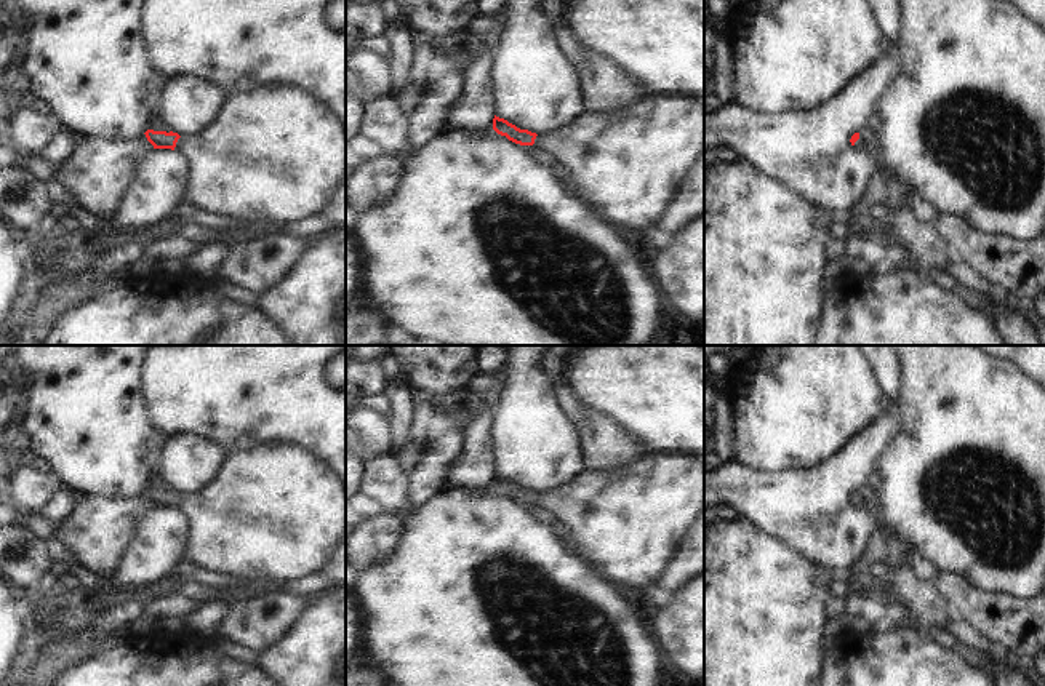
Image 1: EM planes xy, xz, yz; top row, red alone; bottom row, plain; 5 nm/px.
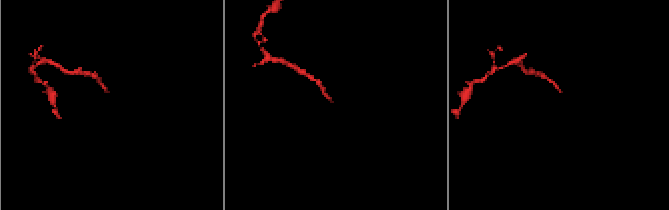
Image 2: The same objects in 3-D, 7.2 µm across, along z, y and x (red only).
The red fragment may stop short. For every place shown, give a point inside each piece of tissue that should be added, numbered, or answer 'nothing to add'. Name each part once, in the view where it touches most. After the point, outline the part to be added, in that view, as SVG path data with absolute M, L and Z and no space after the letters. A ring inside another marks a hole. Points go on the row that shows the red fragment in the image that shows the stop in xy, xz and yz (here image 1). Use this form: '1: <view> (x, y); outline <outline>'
1: xy (277, 154); outline M290 86L253 88L224 98L218 117L195 136L179 138L174 150L189 162L186 198L197 209L288 225L318 214L328 205L346 174L346 130L314 94Z

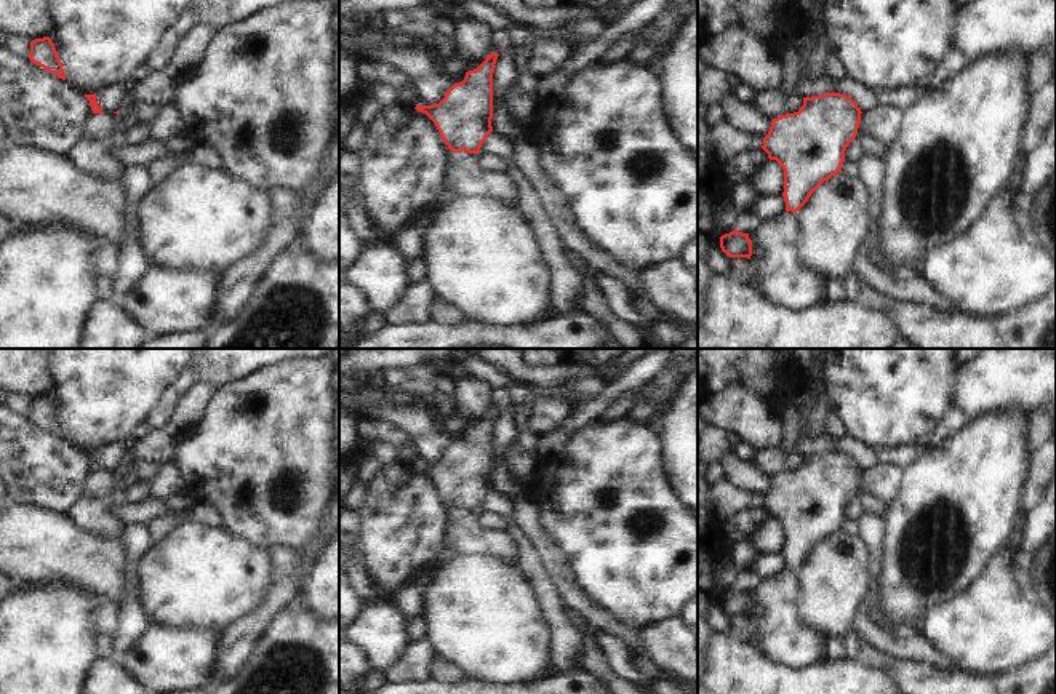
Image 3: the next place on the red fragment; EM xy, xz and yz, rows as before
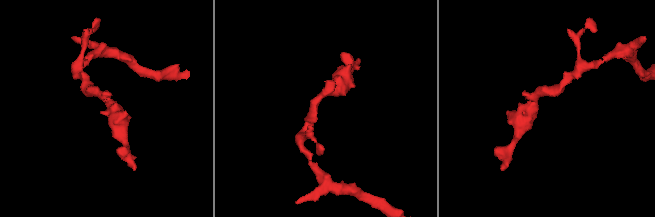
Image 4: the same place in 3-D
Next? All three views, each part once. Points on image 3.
nothing to add

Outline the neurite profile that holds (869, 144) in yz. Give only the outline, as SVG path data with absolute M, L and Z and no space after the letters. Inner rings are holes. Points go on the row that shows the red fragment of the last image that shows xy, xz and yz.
M858 128L856 138L859 139L866 154L875 154L875 155L880 155L883 160L886 160L886 154L890 149L888 146L874 139L870 134L864 133L861 128Z

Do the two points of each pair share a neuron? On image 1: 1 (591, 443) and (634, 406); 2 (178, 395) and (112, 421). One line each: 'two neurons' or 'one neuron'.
1: two neurons
2: two neurons

